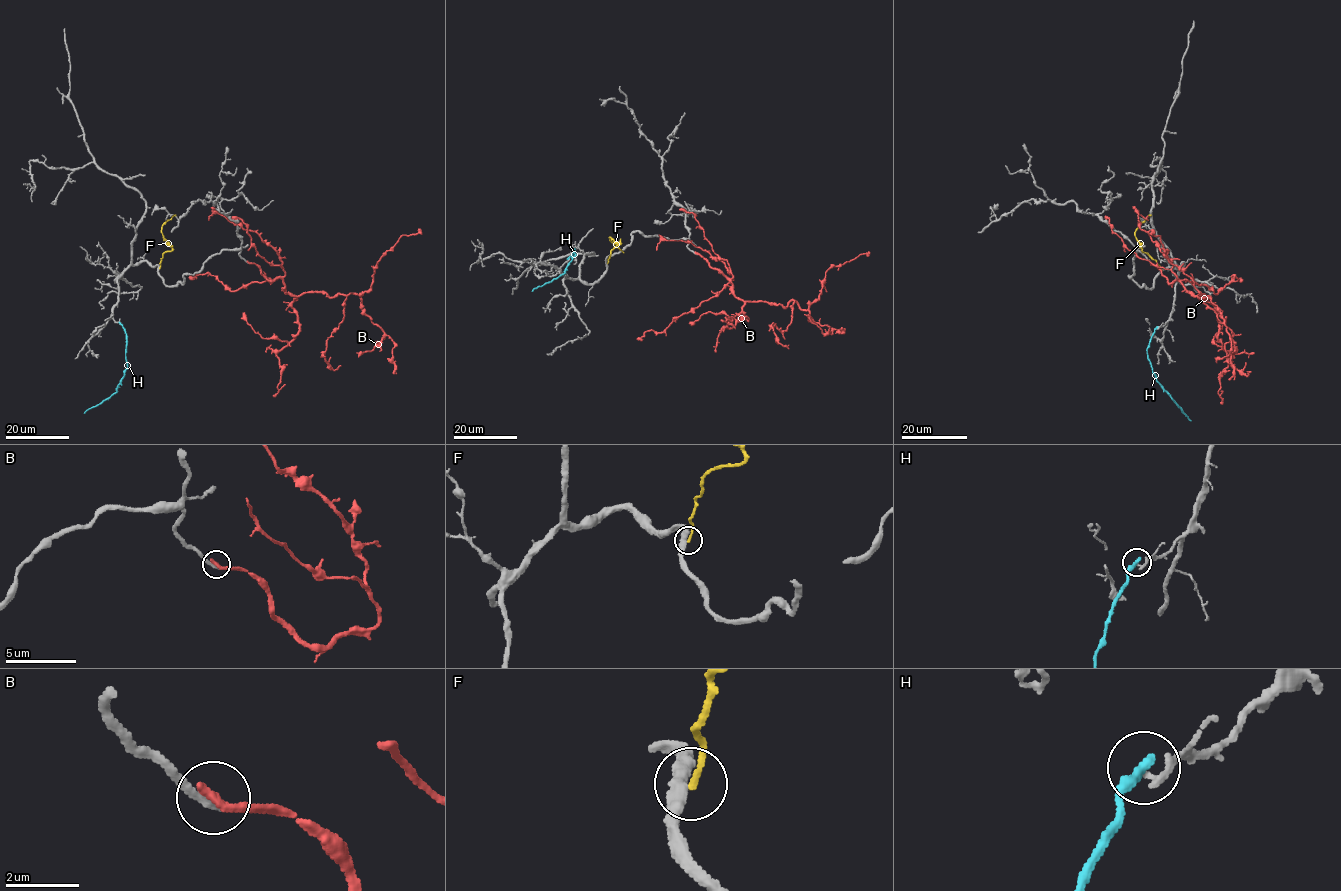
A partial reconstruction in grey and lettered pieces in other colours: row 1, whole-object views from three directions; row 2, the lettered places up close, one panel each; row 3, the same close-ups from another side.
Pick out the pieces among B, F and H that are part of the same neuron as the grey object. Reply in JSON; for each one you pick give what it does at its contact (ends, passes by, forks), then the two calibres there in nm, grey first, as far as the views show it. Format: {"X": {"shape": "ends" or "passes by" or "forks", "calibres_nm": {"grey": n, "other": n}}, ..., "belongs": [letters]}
{"belongs": []}

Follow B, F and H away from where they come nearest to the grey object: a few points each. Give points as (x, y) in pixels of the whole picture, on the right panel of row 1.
B: (1151, 264), (1169, 283), (1179, 280), (1201, 299), (1210, 297), (1172, 264), (1153, 229)
F: (1162, 270), (1157, 261), (1142, 251), (1134, 235), (1138, 226), (1151, 214)
H: (1157, 327), (1147, 349), (1152, 372), (1191, 421)

